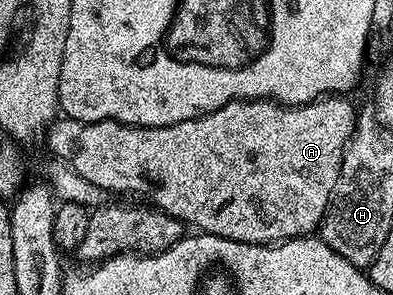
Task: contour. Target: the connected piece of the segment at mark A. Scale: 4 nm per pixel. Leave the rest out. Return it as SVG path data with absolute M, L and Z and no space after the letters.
M329 95L320 97L317 101L307 101L305 105L285 105L279 101L267 99L253 99L251 101L231 101L218 111L207 113L204 117L195 117L182 123L163 125L162 127L137 127L123 125L120 121L75 121L72 117L57 116L56 120L46 130L46 142L51 156L58 161L72 165L82 179L94 183L94 187L102 187L109 194L112 193L141 193L149 197L151 204L183 221L185 226L195 228L202 233L213 233L222 239L234 239L251 245L274 245L281 241L293 241L295 237L307 237L315 234L324 219L324 212L328 210L328 201L332 198L334 183L338 179L338 171L342 167L344 148L352 133L356 130L358 109L348 102L344 95Z

